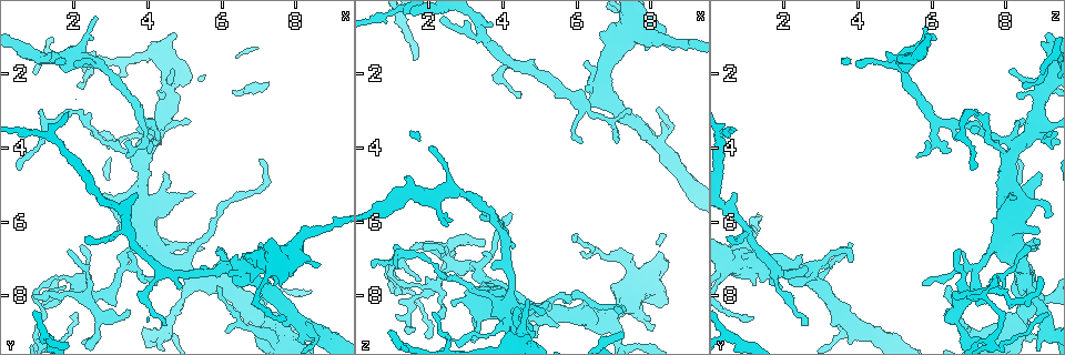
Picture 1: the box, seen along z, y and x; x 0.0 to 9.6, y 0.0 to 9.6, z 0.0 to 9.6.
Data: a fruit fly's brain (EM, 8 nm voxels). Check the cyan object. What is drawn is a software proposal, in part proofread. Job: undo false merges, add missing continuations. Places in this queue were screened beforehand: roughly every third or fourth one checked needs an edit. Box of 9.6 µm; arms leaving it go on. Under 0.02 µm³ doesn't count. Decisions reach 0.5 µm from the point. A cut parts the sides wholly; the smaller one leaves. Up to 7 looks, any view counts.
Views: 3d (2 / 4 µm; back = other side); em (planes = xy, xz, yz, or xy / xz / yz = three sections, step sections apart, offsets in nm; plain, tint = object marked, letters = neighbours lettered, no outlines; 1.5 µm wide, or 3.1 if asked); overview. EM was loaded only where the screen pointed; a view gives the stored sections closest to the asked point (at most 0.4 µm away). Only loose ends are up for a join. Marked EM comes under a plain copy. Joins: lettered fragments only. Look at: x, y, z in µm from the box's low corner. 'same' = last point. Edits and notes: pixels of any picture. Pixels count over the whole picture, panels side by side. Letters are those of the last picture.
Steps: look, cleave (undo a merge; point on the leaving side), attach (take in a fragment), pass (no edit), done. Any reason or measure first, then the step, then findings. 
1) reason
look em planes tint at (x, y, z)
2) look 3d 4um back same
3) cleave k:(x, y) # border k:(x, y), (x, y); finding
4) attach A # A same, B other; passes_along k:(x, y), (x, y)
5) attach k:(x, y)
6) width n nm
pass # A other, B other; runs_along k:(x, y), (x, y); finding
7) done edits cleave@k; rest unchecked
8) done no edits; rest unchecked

tapers out
look em planes letters at (4.45, 8.80, 2.60)

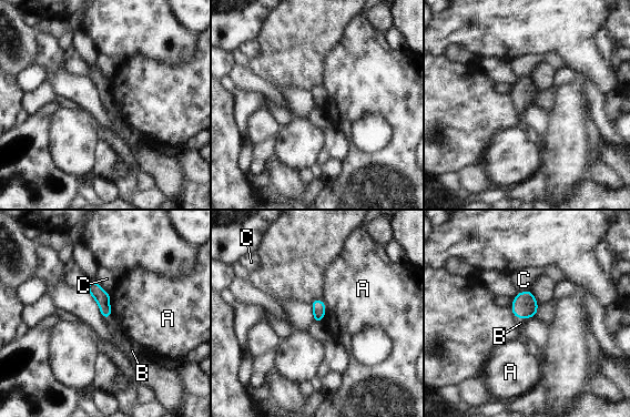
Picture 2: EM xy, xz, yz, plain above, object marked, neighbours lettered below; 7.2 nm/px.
longest_contact A 180 nm
attach B # A other, B same, C other; passes_along 2:(524, 305), (522, 317), (520, 323); it goes on there

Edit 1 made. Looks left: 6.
thin end
look em yz step 8 tint at (2.20, 6.65, 8.60)

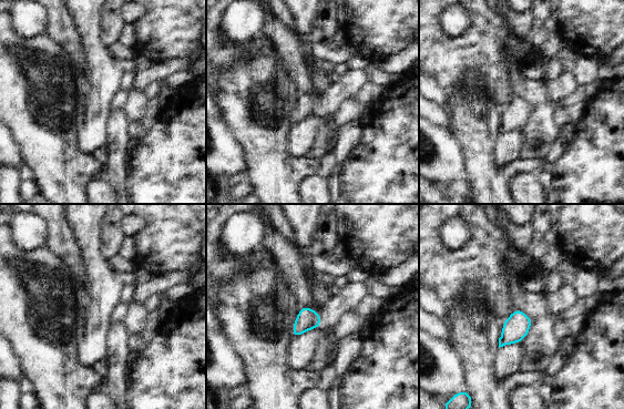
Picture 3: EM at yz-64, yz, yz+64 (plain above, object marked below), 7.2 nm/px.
another direction
look em planes letters same

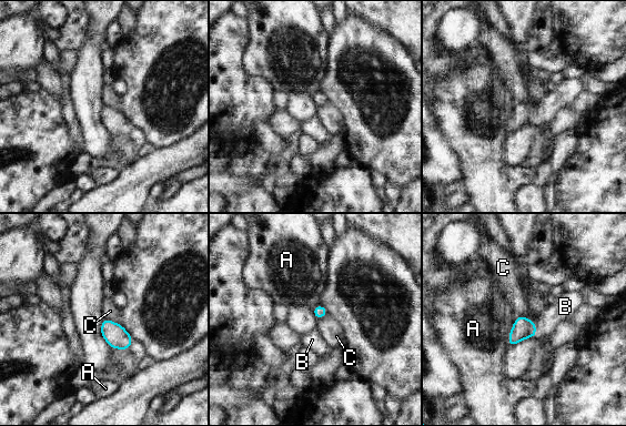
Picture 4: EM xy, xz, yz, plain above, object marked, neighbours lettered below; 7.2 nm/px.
longest_contact A 240 nm
attach B # A other, B same, C other; passes_along 4:(523, 328), (535, 330), (562, 308); it goes on there

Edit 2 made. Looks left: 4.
calibre changes
look em yz step 4 tint at (4.00, 4.00, 8.25)

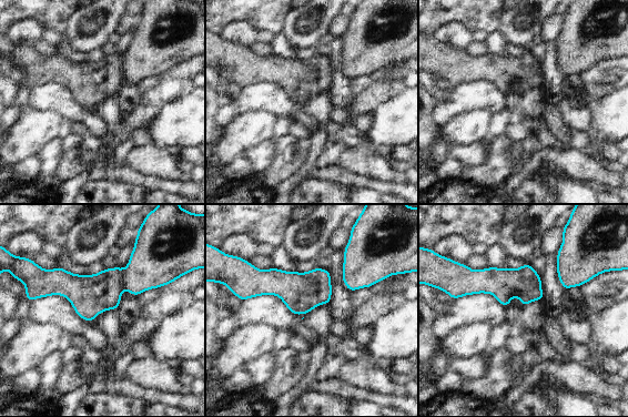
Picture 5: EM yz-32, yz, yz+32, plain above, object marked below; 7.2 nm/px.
cut it another way
look em planes tint same

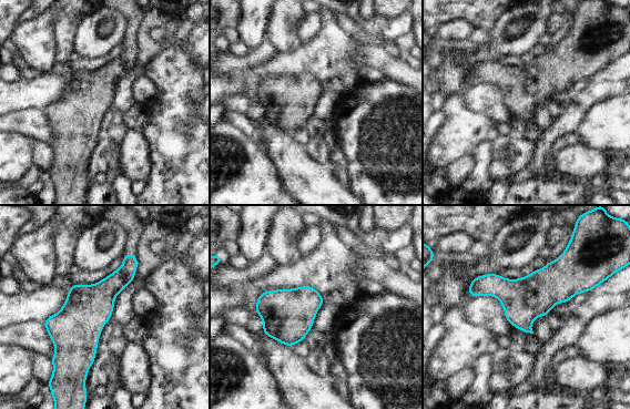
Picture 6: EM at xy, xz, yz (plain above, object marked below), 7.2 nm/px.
see the neighbours
look em planes letters same

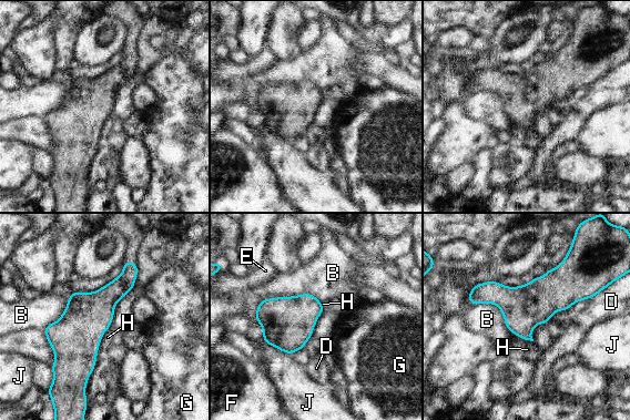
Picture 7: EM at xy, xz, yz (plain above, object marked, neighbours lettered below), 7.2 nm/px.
width 280 nm
pass # B other, D other, E other, F other, G other, H other, J other; continuous, no second cell

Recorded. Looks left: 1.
done edits attach@2, attach@4; rest unchecked

